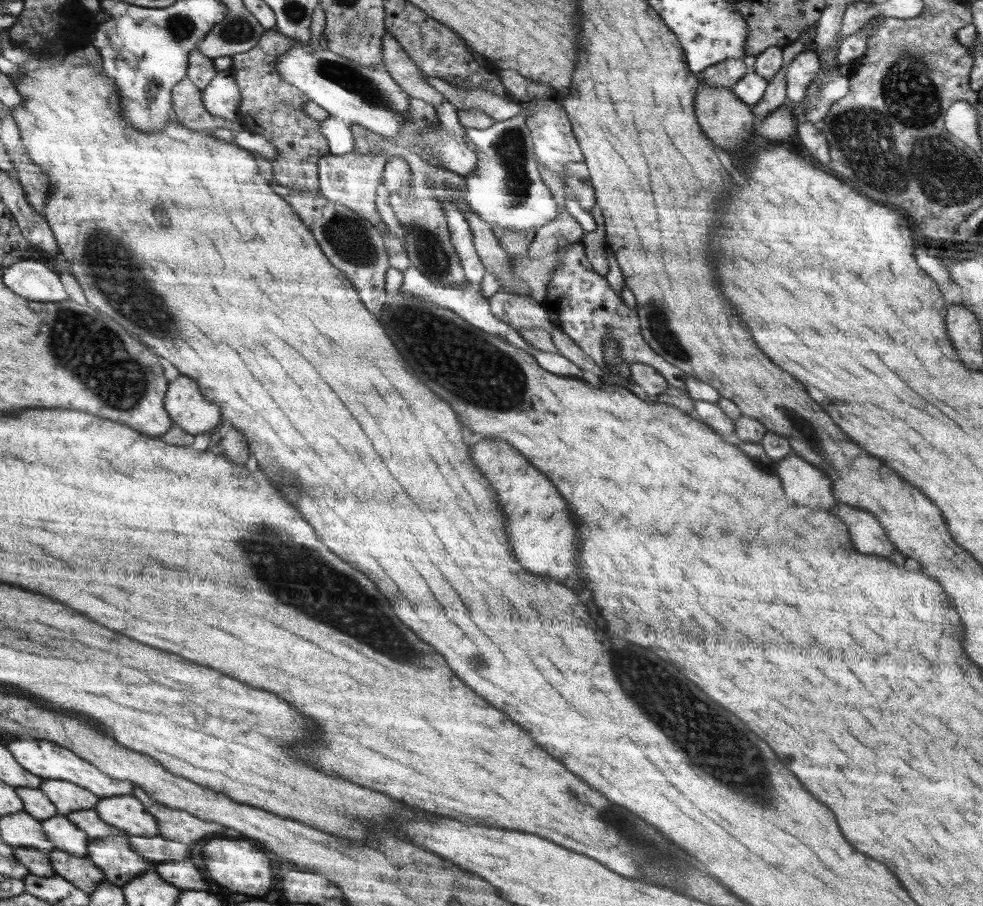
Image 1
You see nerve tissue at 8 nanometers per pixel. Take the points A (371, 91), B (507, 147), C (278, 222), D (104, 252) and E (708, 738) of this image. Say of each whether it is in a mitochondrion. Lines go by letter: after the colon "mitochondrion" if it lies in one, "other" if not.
A: mitochondrion
B: mitochondrion
C: other
D: mitochondrion
E: mitochondrion

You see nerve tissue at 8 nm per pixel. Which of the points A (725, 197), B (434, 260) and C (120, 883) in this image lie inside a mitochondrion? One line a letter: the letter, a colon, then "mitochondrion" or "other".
A: other
B: mitochondrion
C: other

